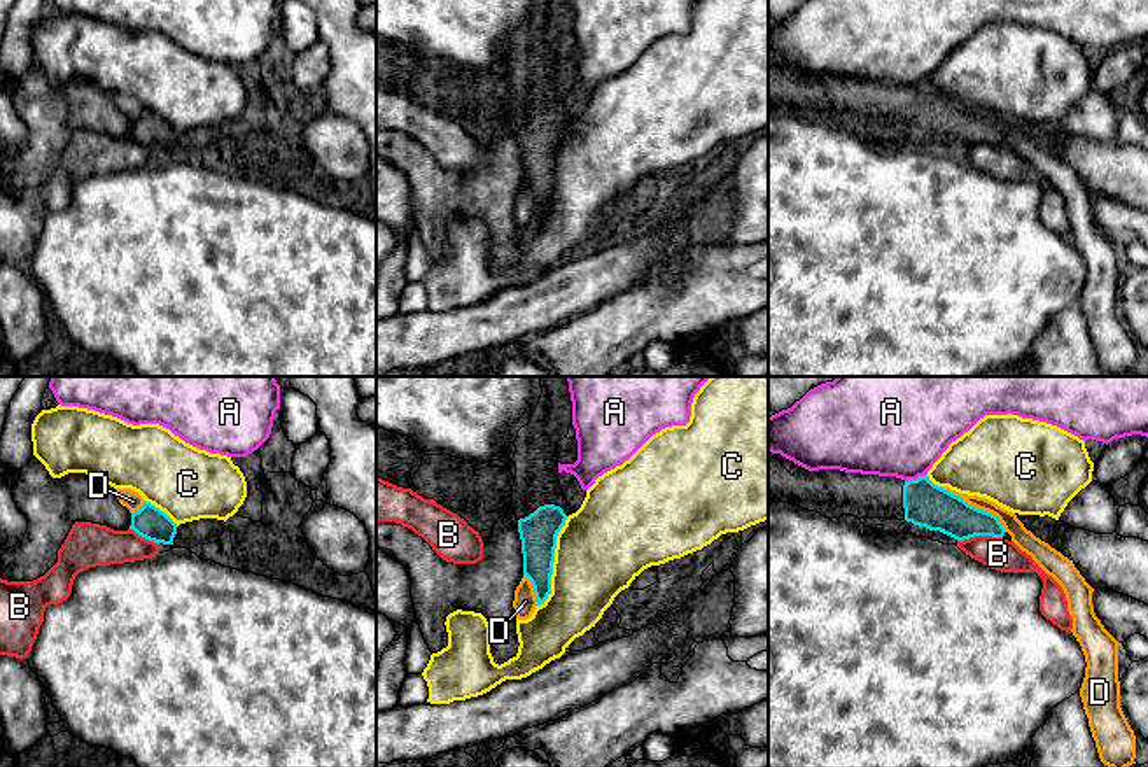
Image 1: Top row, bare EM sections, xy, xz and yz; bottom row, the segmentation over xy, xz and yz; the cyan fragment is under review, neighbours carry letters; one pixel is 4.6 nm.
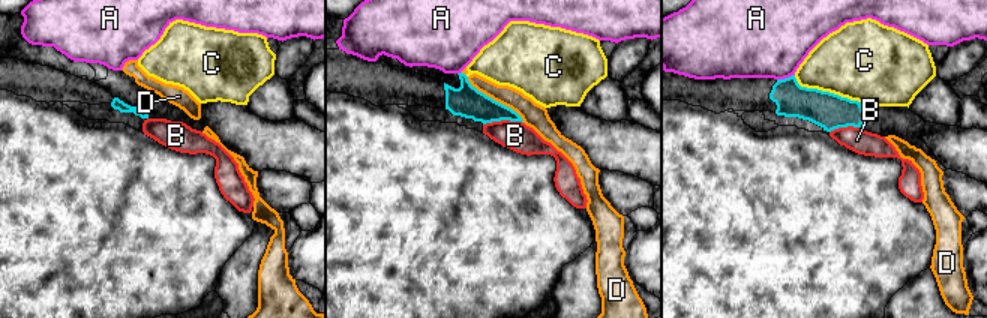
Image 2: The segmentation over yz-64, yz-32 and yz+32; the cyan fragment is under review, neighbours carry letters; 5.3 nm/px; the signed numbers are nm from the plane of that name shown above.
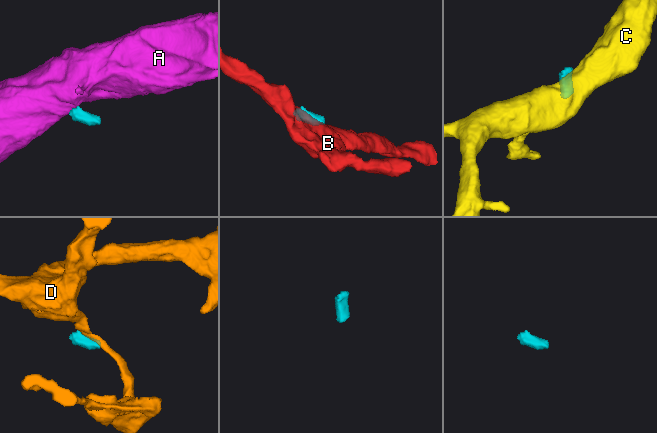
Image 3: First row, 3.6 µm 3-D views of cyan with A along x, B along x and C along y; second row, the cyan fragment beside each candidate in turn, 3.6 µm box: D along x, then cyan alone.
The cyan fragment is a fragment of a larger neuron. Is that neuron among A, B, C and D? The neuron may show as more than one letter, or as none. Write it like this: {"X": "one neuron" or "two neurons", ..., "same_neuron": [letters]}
{"A": "two neurons", "B": "two neurons", "C": "two neurons", "D": "two neurons", "same_neuron": []}

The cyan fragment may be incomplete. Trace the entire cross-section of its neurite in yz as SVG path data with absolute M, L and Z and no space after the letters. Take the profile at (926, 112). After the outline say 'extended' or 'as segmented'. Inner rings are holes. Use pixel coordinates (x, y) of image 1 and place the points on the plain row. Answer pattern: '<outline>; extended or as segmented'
M768 60L768 110L789 110L826 126L898 126L957 149L992 144L1012 149L999 126L934 93L928 82L917 88L808 79L780 61Z; extended

